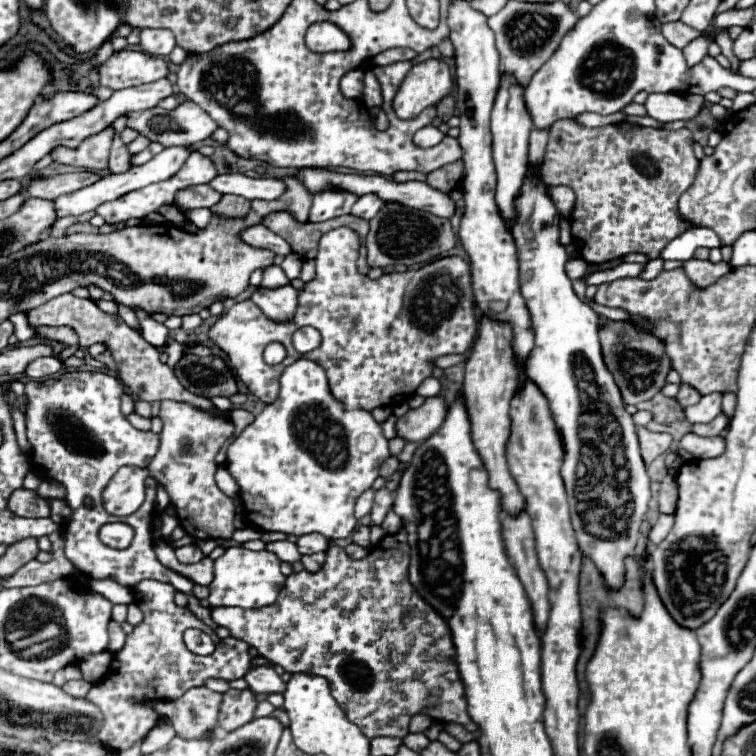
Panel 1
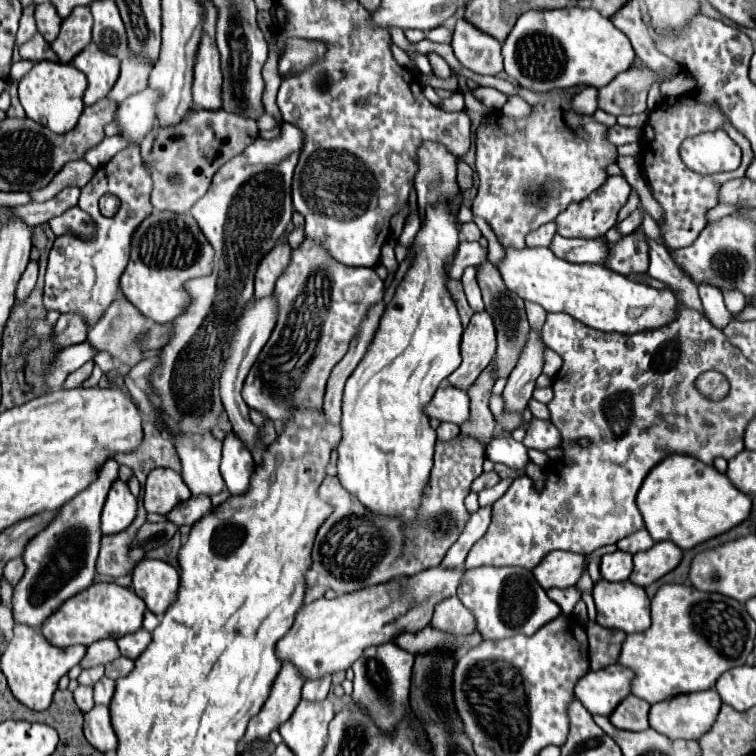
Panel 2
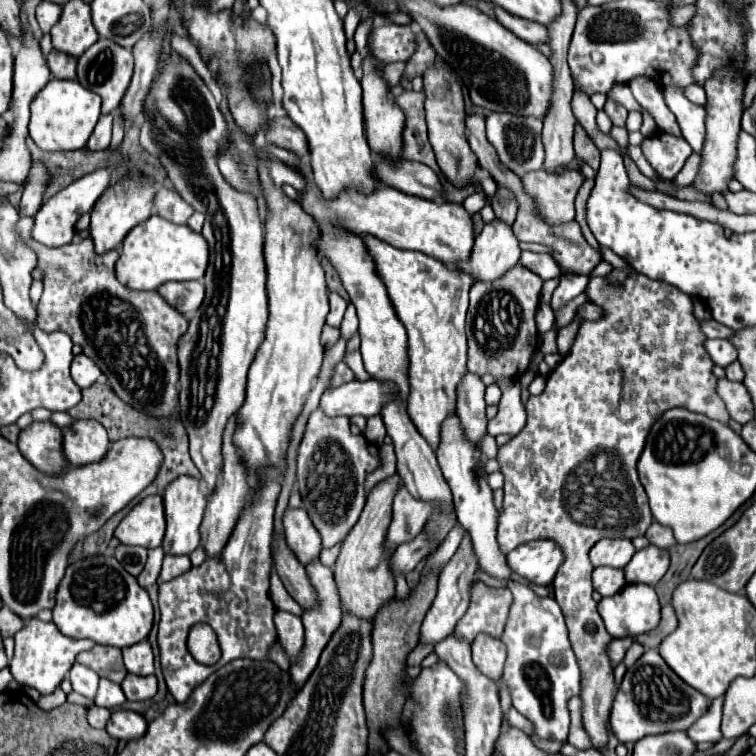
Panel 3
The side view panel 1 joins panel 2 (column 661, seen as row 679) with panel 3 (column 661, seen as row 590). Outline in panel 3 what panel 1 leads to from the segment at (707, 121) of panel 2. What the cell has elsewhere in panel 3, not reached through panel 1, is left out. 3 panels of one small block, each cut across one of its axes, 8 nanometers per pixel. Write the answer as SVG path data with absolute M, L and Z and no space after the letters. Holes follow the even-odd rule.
M656 134L646 138L642 144L642 154L650 162L650 166L660 174L672 174L672 178L682 170L684 162L692 154L692 148L684 138L676 138L672 134Z

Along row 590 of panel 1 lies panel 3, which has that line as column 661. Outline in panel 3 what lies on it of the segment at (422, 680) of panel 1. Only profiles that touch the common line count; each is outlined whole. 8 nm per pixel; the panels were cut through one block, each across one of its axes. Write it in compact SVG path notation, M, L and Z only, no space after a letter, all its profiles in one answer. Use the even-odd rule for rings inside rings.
M632 274L628 276L622 284L610 284L606 280L606 276L592 276L588 286L586 286L586 296L592 304L600 304L602 306L602 318L600 320L582 320L580 322L580 328L578 328L578 334L576 334L576 340L570 348L570 352L562 358L562 362L552 370L552 374L546 378L546 388L542 394L538 396L530 396L528 402L526 402L526 412L528 412L528 422L526 422L526 428L514 436L508 444L500 446L498 448L498 462L500 462L500 470L506 478L506 484L504 484L504 510L498 518L498 544L500 544L500 550L504 554L508 554L510 550L518 548L520 544L524 542L530 542L530 540L554 540L560 548L562 548L562 554L564 554L564 562L554 578L554 600L558 602L558 606L562 608L562 614L566 618L566 626L568 626L568 632L570 632L570 642L572 642L572 648L578 656L578 662L580 662L580 668L582 668L582 702L584 702L584 728L586 732L590 734L592 738L592 744L596 750L602 750L602 746L606 746L608 742L608 716L610 716L610 708L612 708L612 700L616 696L616 690L618 686L614 684L614 670L610 666L610 660L606 656L606 646L608 642L612 640L612 636L606 632L604 628L604 622L596 610L596 602L592 598L592 570L594 566L590 564L588 560L588 552L590 548L600 540L600 538L636 538L636 536L644 536L644 532L648 530L648 526L652 524L652 514L650 514L650 508L648 508L648 498L646 498L646 492L638 480L638 472L636 472L636 462L644 450L644 444L646 444L646 438L648 438L648 432L652 428L652 424L656 422L656 418L660 418L660 414L664 414L666 410L670 408L686 408L690 412L702 412L704 416L712 418L712 420L720 420L724 424L728 424L730 416L728 416L728 410L722 402L722 398L716 394L716 382L718 378L712 374L712 368L714 368L714 362L712 358L708 358L708 352L704 350L704 334L700 334L700 322L694 318L694 308L692 308L692 298L688 294L684 294L682 290L676 290L676 286L668 286L666 282L656 282L652 278L644 278L644 274Z

